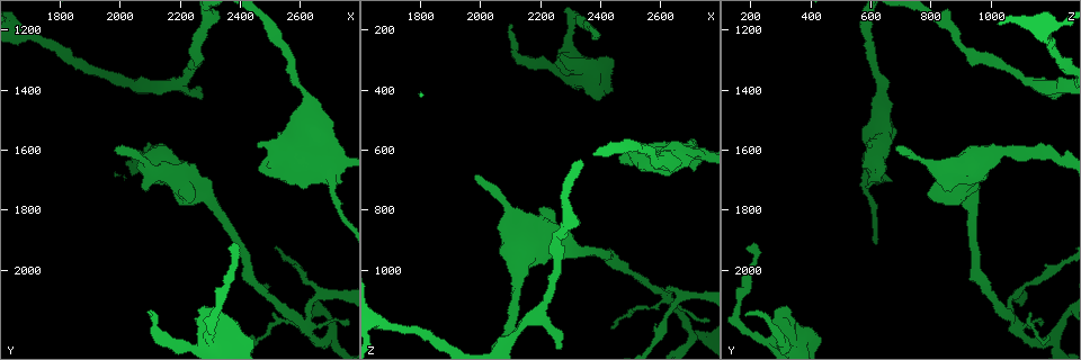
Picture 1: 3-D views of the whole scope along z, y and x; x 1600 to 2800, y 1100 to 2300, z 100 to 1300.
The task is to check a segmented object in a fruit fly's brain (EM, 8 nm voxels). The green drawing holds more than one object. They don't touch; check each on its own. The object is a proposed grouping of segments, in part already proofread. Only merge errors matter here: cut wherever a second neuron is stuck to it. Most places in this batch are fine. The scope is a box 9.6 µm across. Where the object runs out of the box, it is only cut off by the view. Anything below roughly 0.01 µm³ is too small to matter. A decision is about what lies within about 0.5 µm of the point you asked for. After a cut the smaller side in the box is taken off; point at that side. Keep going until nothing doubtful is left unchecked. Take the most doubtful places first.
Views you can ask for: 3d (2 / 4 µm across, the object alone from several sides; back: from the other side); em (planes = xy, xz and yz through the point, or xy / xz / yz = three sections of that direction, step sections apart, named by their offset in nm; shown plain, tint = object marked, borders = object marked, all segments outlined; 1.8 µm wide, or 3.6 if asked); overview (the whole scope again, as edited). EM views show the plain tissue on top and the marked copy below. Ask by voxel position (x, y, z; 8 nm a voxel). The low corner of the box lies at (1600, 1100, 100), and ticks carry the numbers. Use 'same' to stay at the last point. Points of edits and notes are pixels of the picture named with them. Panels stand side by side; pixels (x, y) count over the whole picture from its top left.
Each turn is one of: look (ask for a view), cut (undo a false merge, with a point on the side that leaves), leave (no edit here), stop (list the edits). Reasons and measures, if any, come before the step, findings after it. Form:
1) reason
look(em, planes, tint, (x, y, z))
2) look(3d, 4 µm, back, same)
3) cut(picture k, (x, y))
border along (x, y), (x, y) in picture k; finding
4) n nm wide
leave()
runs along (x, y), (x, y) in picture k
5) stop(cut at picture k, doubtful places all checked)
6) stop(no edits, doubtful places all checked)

four-way junction
look(3d, 4 µm, (2620, 2200, 1080))

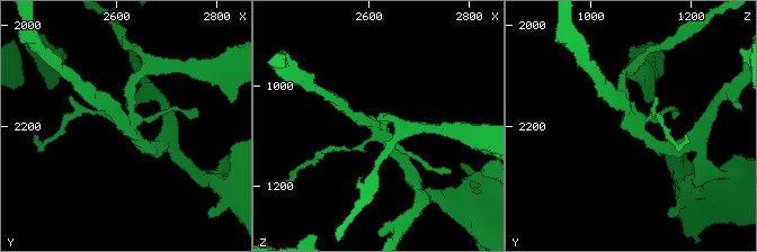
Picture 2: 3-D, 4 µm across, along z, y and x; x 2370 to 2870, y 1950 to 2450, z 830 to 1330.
look(em, planes, tint, (2620, 2200, 1090))

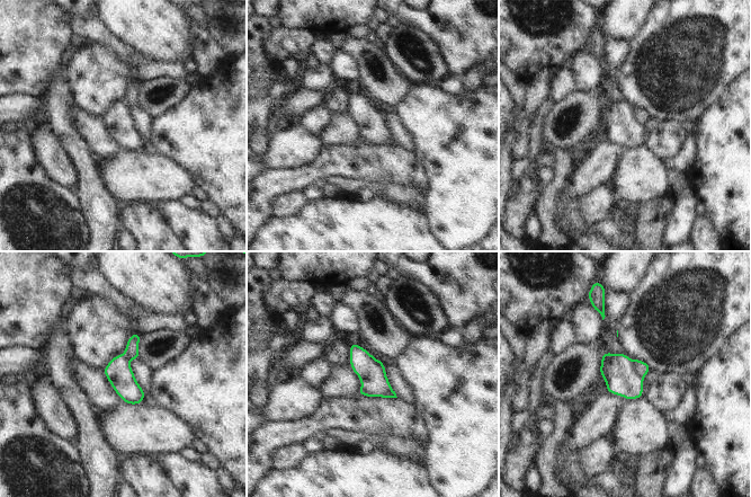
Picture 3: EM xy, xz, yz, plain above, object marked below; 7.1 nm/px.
cut(picture 3, (642, 369))
border along (633, 361), (635, 372), (643, 378) in picture 3; two neurons meet here

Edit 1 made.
calibre changes
look(3d, 2 µm, (2130, 2200, 280))

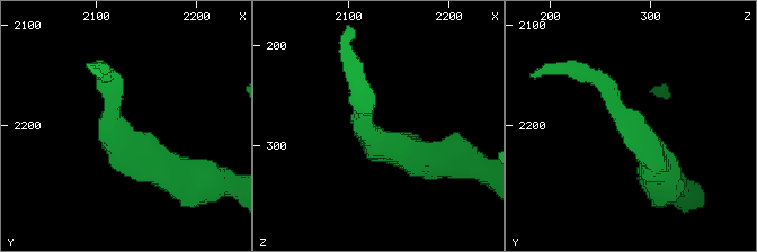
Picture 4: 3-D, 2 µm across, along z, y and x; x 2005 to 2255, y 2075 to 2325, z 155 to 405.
need the tissue
look(em, yz, step 16, borders, (2120, 2198, 282))

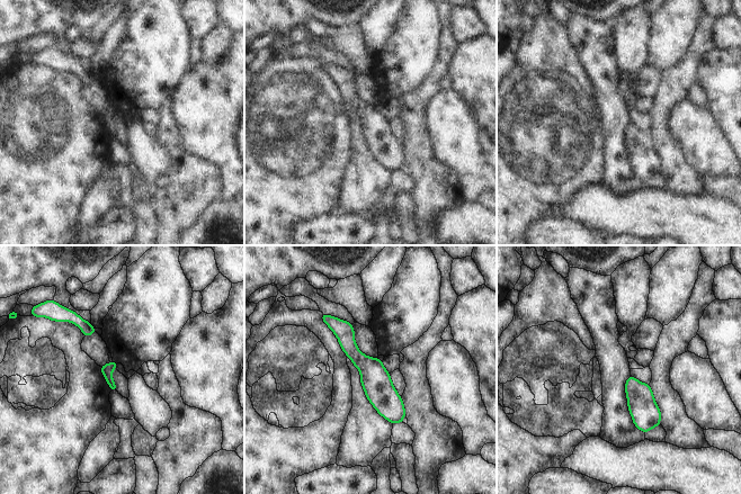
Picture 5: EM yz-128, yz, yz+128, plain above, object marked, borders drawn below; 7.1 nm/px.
leave()
runs along (328, 320), (373, 373), (400, 420) in picture 5; one neuron here

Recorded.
sharp bend
look(3d, 4 µm, (2390, 1950, 210))

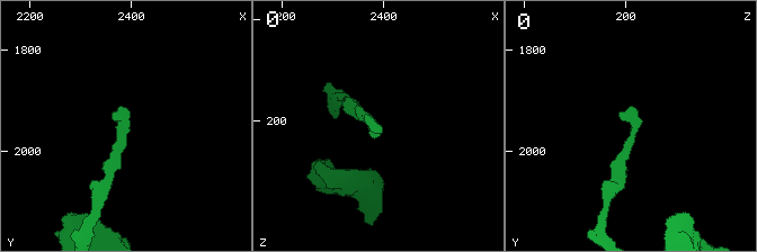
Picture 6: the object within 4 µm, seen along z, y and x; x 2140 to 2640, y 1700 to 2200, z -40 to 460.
shape alone is not enough
look(em, 3.6 µm, planes, tint, (2380, 1960, 220))

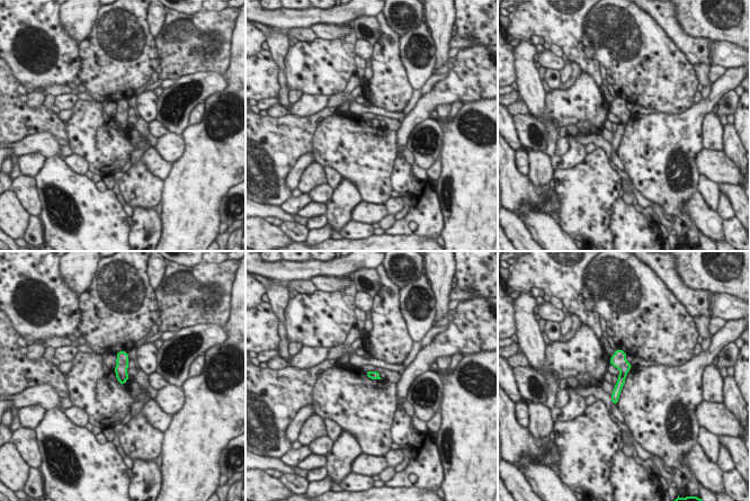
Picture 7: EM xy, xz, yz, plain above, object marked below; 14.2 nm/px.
leave()
runs along (618, 352), (623, 375), (615, 400) in picture 7; continuous, no second neuron

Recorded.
stop(cut at picture 3, doubtful places all checked)

